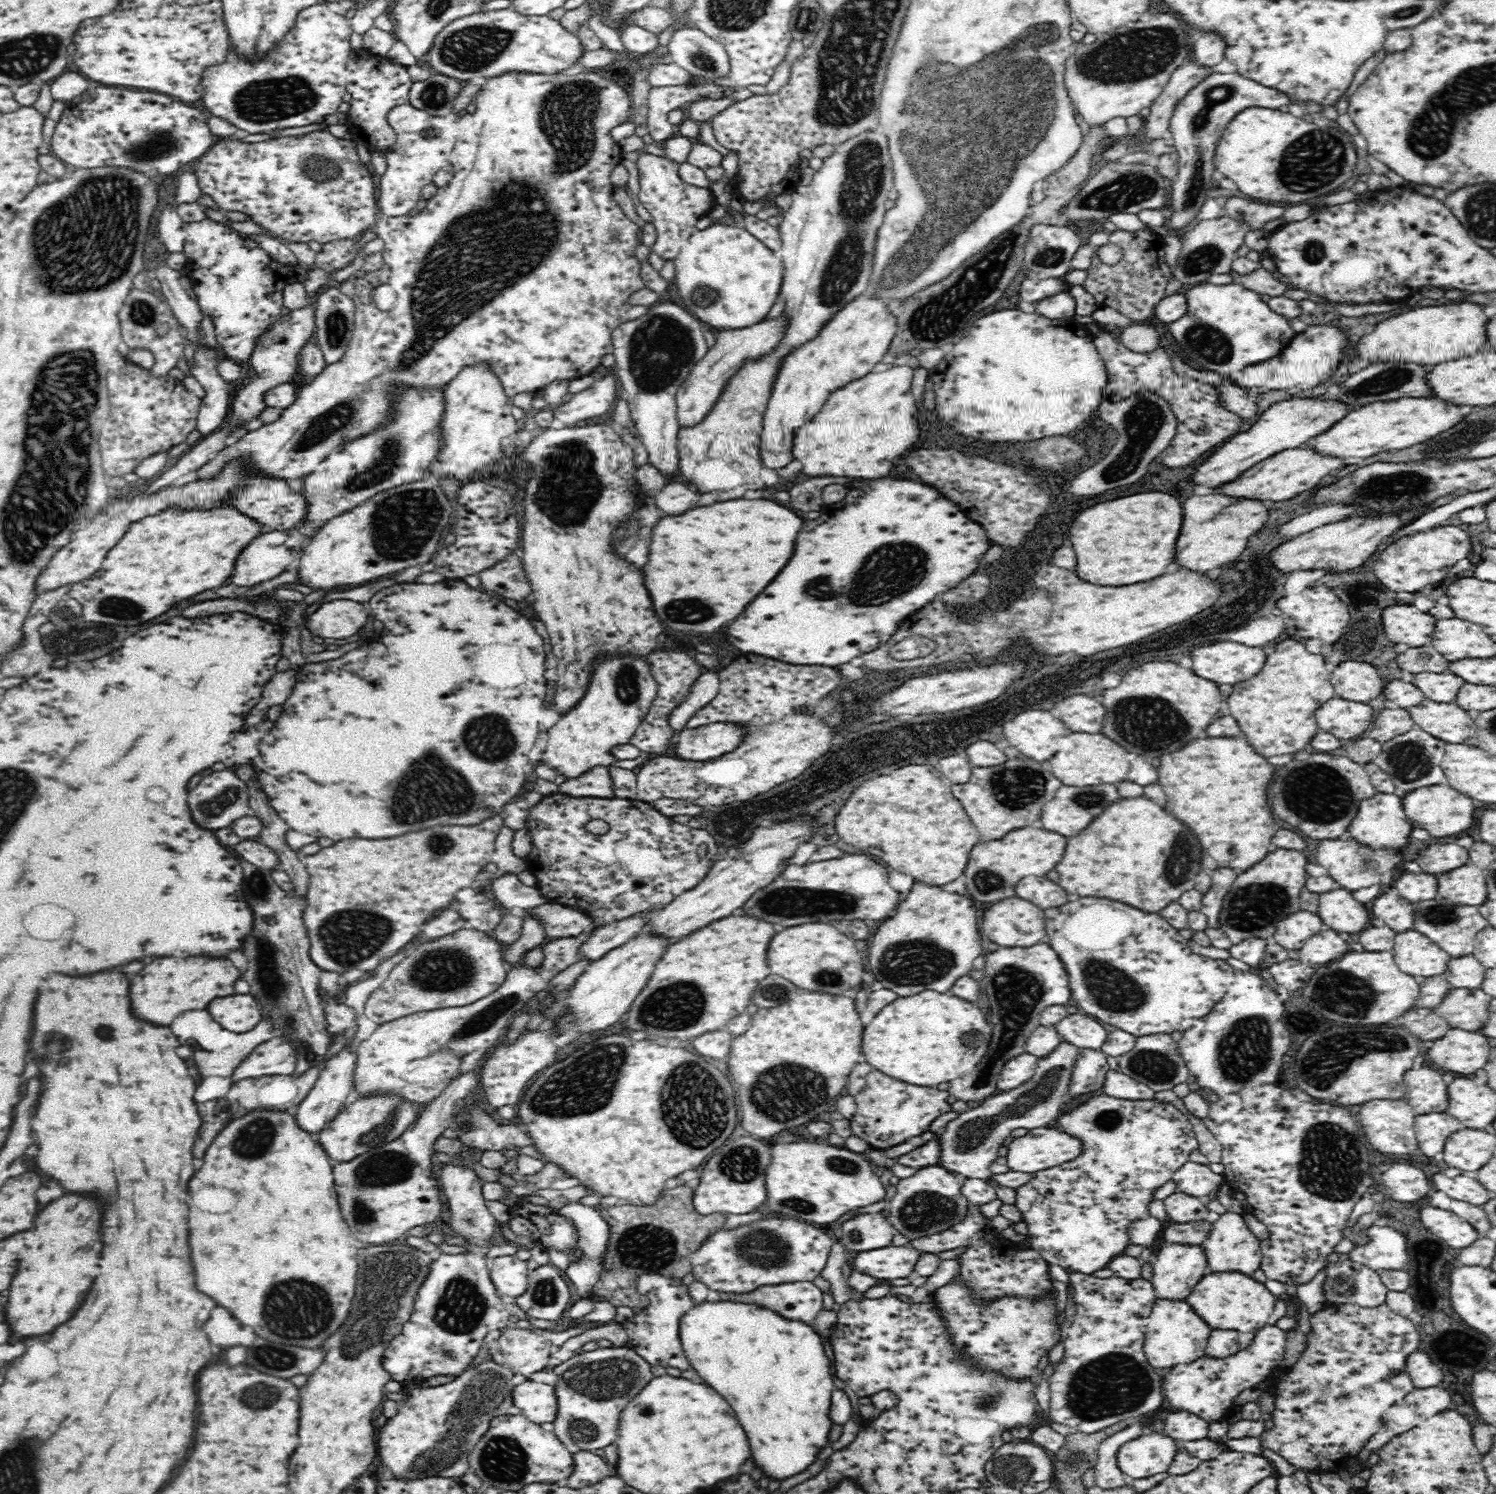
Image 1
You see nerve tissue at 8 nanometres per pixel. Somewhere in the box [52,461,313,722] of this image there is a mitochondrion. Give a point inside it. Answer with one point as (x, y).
(115, 608)

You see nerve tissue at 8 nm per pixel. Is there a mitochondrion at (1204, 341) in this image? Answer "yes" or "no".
yes

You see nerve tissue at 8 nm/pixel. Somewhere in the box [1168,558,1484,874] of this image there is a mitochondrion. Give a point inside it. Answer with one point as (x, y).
(1318, 793)

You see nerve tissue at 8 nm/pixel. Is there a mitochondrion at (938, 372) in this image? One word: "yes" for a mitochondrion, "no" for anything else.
no

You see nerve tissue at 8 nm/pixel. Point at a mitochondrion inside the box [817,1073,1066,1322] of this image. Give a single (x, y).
(926, 1210)

